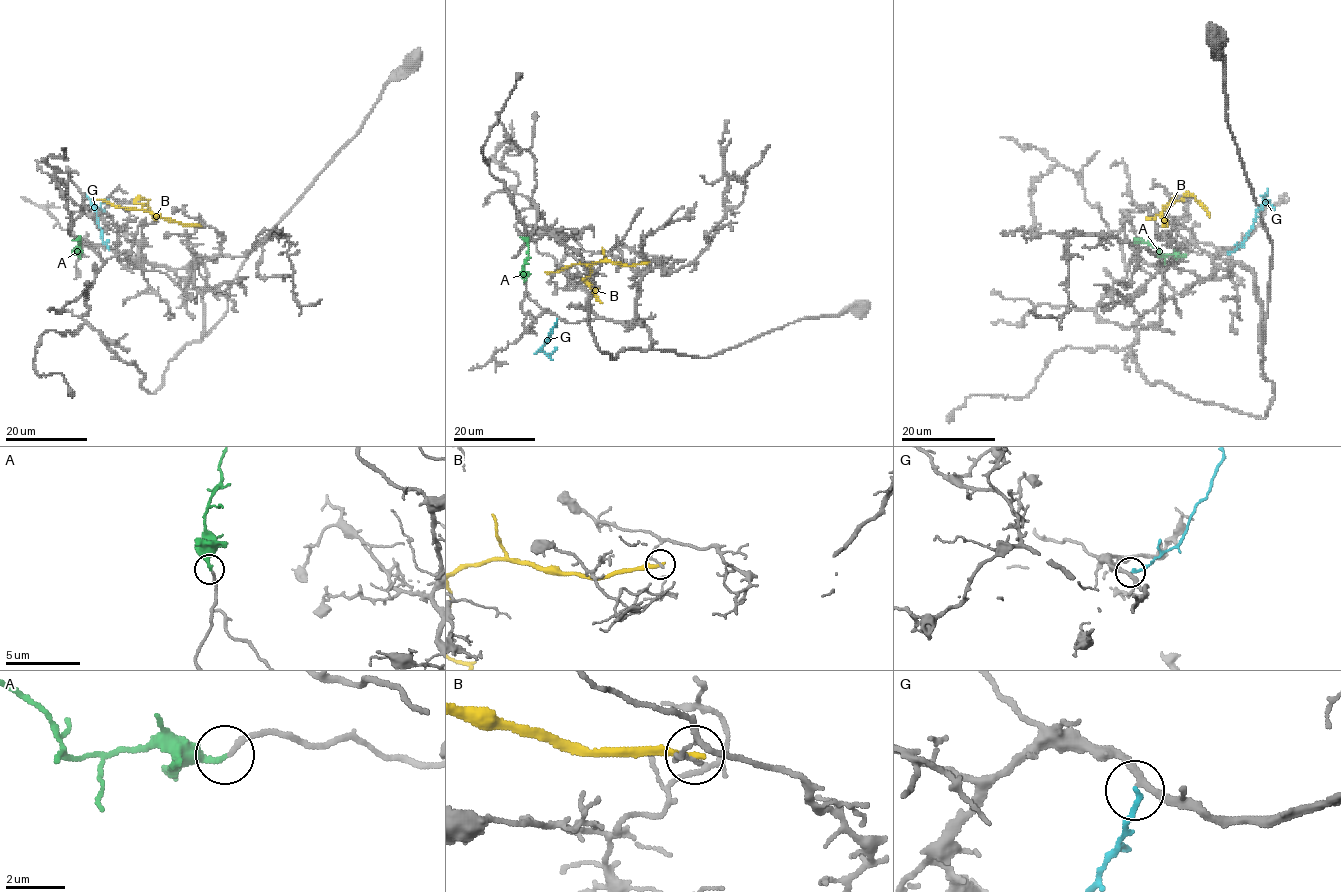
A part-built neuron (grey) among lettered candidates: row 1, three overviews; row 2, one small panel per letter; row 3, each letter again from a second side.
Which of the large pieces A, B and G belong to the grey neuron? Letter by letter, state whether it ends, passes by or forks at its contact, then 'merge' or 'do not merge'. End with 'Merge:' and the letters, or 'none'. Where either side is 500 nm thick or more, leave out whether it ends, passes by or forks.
A: it ends | merge
B: it ends | do not merge
G: it ends | do not merge
Merge: A

